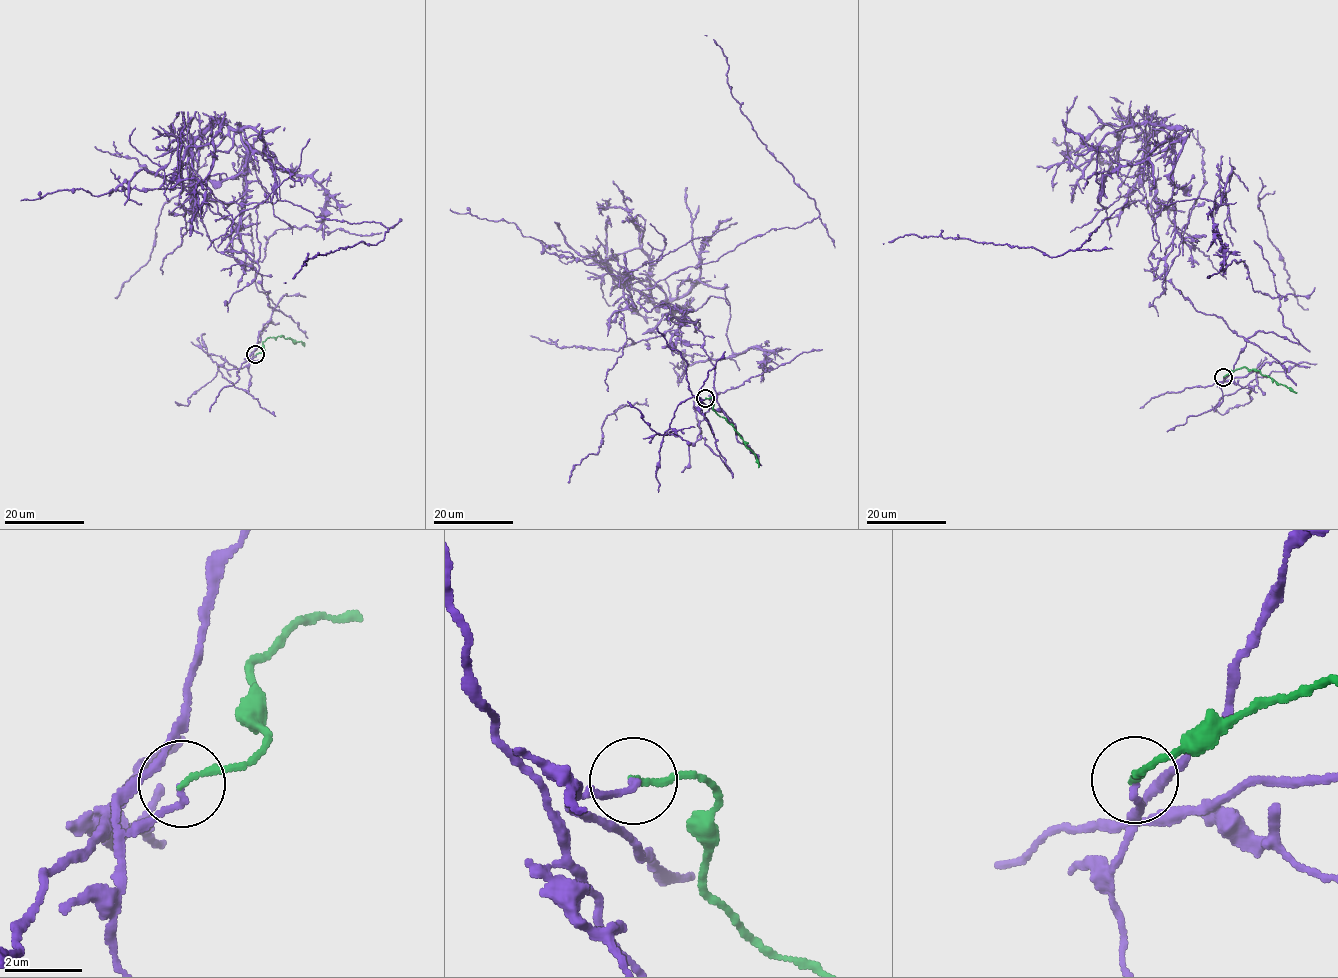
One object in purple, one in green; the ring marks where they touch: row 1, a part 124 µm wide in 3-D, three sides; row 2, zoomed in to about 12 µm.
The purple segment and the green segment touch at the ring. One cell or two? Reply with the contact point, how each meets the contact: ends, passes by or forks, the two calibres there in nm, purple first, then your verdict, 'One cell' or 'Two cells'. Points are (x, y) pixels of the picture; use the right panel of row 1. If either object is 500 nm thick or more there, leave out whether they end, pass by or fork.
Place: (1223, 377). At the ring purple ends. At the ring green ends. Thickness 140 nm (purple) against 160 nm. Two cells

